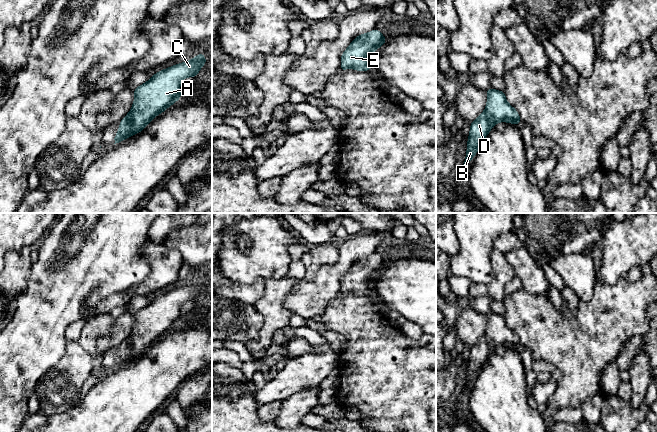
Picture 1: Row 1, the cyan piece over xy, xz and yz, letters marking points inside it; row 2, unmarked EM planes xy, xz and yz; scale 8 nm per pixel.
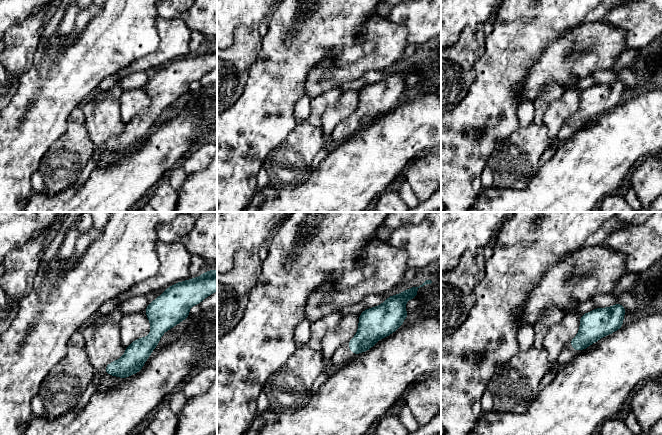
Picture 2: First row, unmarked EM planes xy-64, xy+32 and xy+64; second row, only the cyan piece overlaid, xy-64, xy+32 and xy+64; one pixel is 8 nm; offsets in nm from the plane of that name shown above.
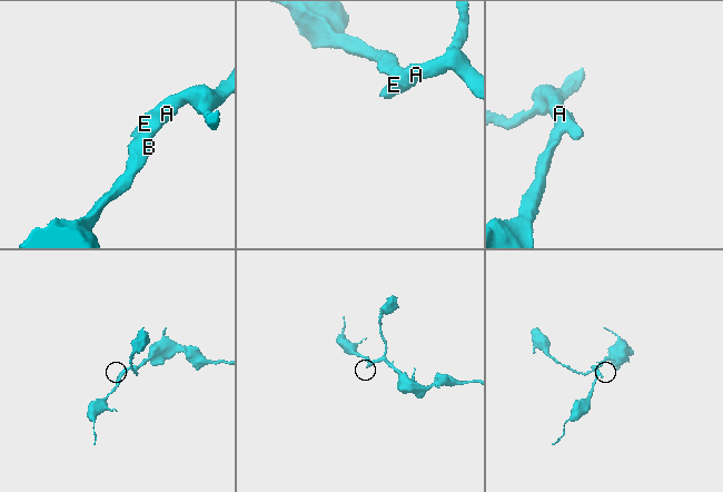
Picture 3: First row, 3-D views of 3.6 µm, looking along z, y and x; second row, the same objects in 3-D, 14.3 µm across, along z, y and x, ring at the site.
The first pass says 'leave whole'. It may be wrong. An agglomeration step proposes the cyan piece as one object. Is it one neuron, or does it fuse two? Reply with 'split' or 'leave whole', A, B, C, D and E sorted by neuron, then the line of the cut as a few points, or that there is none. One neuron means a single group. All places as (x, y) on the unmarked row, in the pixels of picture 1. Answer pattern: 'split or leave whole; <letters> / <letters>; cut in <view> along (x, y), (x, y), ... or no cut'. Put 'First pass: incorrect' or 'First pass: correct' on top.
First pass: correct
leave whole; A B C D E; no cut

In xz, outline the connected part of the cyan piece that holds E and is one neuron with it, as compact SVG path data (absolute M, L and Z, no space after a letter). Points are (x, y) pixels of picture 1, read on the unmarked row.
M377 252L358 259L342 277L339 294L352 292L356 295L370 295L373 276L383 270L386 264Z

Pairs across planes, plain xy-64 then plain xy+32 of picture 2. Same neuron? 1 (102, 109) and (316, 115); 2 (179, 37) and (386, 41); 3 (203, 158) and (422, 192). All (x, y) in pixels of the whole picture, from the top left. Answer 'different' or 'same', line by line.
1: same
2: same
3: same

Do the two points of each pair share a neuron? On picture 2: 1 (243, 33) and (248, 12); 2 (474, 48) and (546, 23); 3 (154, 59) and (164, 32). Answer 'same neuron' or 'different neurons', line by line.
1: different neurons
2: different neurons
3: same neuron

